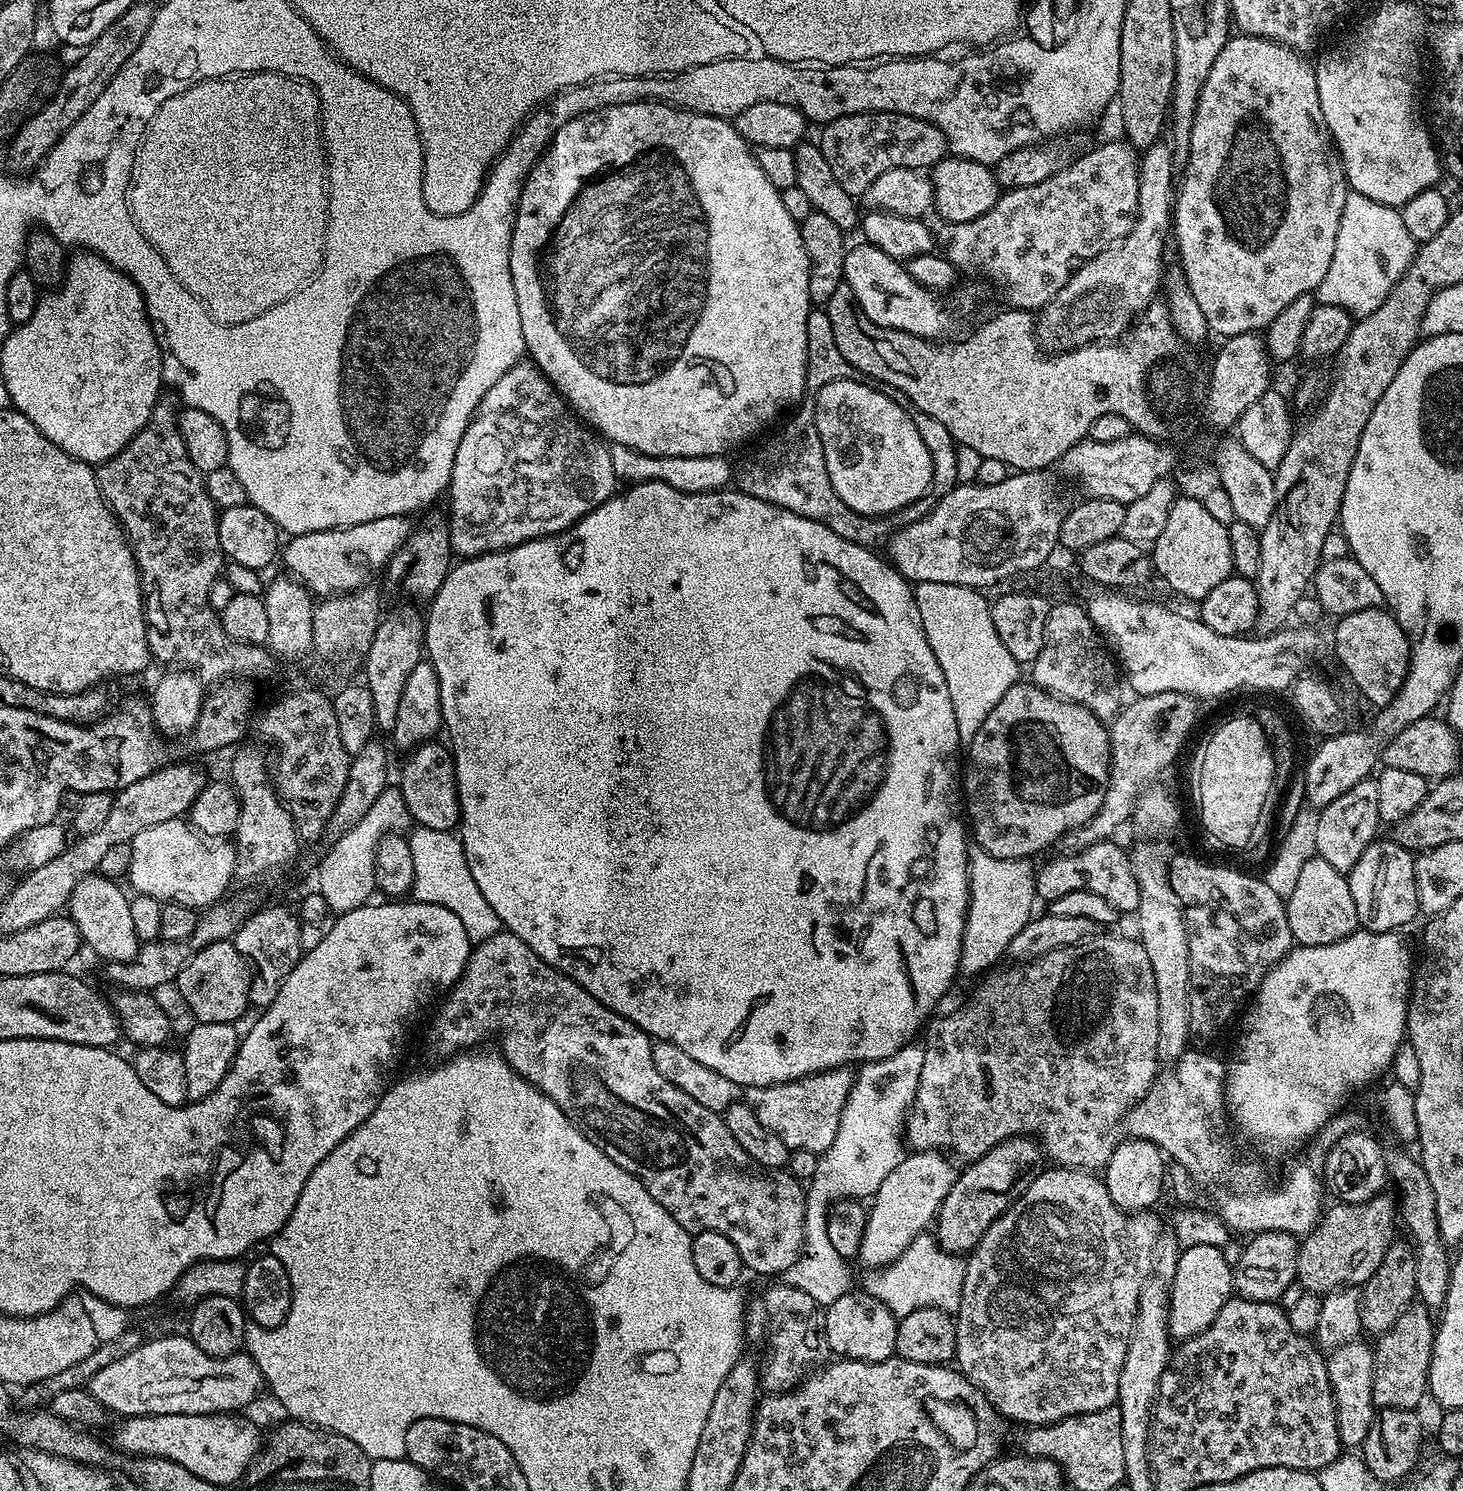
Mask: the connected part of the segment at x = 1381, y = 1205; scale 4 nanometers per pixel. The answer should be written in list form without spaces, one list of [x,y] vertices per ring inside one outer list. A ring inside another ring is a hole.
[[[1381,1194],[1357,1204],[1336,1202],[1321,1215],[1315,1228],[1299,1241],[1296,1280],[1306,1292],[1327,1294],[1336,1288],[1362,1286],[1378,1270],[1398,1232],[1398,1204]],[[1396,1232],[1396,1233],[1395,1233]]]

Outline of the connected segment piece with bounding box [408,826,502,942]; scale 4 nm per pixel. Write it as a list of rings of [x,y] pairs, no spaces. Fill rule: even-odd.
[[[413,827],[408,836],[410,854],[414,854],[414,882],[410,893],[413,901],[434,906],[446,906],[446,910],[454,910],[468,939],[479,942],[490,938],[501,931],[502,925],[498,914],[490,910],[490,902],[482,898],[482,890],[474,882],[474,874],[470,874],[470,866],[466,866],[466,854],[459,835],[442,830]]]

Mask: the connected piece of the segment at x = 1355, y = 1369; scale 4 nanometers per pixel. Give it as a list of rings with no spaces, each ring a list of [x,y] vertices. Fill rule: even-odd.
[[[1357,1338],[1338,1346],[1327,1353],[1328,1381],[1334,1394],[1338,1438],[1348,1450],[1356,1450],[1363,1445],[1370,1426],[1376,1420],[1377,1407],[1374,1404],[1374,1348],[1371,1343],[1363,1344]]]

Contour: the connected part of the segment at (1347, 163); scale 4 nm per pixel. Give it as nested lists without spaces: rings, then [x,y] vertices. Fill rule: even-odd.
[[[1386,2],[1374,9],[1368,16],[1364,17],[1354,30],[1338,45],[1324,53],[1315,63],[1316,81],[1318,82],[1319,104],[1322,106],[1323,117],[1326,118],[1327,128],[1331,130],[1332,139],[1340,152],[1340,159],[1344,164],[1344,173],[1349,187],[1356,193],[1370,198],[1379,204],[1390,204],[1401,206],[1410,201],[1414,196],[1435,187],[1439,176],[1442,176],[1442,158],[1433,138],[1427,121],[1422,118],[1420,110],[1420,98],[1416,78],[1417,68],[1420,60],[1420,48],[1424,36],[1425,13],[1417,6],[1414,7],[1406,2]]]

